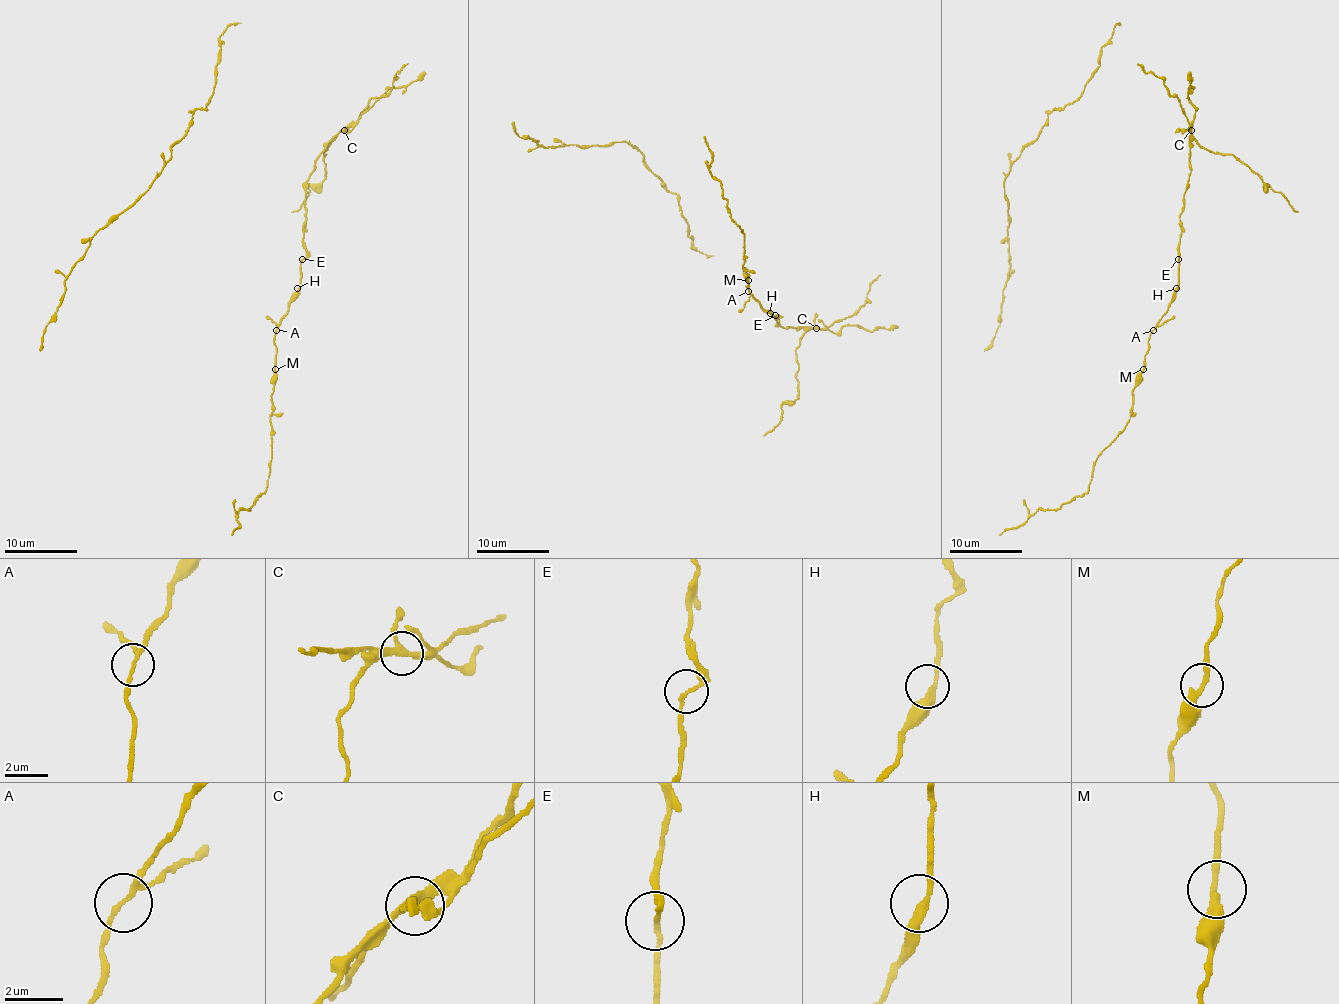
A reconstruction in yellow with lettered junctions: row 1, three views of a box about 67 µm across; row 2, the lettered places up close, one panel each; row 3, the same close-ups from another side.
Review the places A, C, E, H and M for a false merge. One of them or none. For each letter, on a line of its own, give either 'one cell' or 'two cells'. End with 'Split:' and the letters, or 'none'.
A: one cell
C: two cells
E: one cell
H: one cell
M: one cell
Split: C

